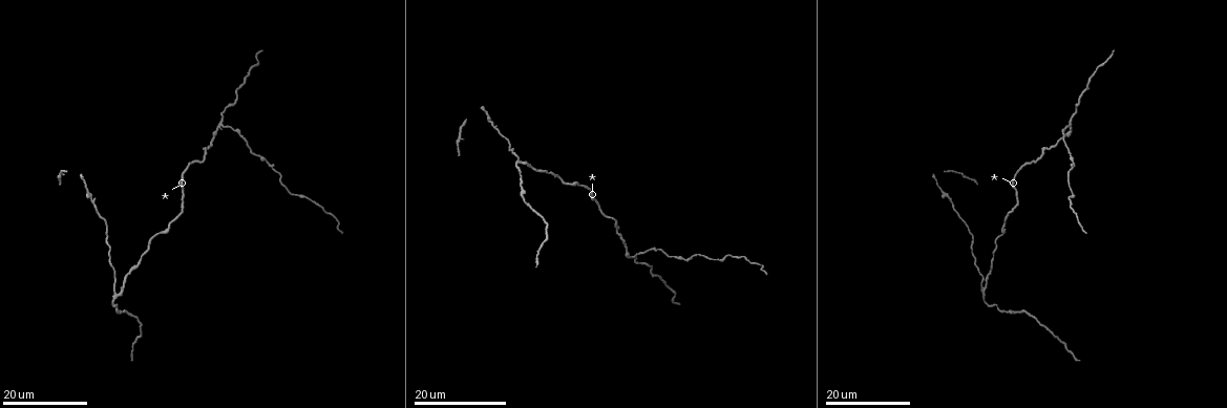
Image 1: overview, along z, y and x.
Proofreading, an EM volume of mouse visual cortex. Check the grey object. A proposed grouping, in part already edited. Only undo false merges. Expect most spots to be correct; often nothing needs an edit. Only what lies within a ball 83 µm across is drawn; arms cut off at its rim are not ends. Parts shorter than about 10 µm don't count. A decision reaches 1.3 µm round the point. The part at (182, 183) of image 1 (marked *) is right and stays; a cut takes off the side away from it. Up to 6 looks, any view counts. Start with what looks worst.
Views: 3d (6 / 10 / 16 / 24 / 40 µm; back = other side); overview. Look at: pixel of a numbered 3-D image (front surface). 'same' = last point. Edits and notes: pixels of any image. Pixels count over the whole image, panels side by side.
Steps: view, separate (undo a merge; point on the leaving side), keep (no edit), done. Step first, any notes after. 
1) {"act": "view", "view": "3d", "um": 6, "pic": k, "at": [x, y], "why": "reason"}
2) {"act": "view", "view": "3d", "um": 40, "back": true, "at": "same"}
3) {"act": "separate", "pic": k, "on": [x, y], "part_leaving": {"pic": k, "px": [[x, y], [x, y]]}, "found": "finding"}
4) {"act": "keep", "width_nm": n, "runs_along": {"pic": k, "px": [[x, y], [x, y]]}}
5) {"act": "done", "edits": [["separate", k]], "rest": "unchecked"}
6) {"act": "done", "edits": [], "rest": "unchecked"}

{"act": "view", "view": "3d", "um": 24, "pic": 1, "at": [220, 125], "why": "two arms at a narrow angle"}

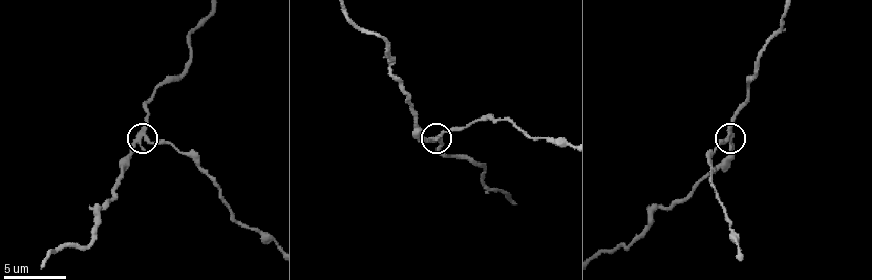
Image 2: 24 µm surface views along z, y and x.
{"act": "view", "view": "3d", "um": 6, "pic": 2, "at": [146, 138], "why": "closer look"}

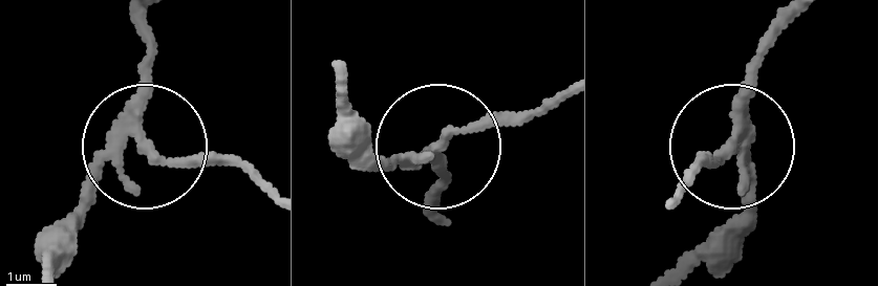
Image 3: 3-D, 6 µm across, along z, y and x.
{"act": "keep", "runs_along": {"pic": 3, "px": [[47, 274], [60, 224], [144, 145], [148, 24]]}, "found": "all the same neuron"}

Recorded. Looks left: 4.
{"act": "view", "view": "3d", "um": 24, "pic": 1, "at": [114, 294], "why": "thin arm on a thick one"}

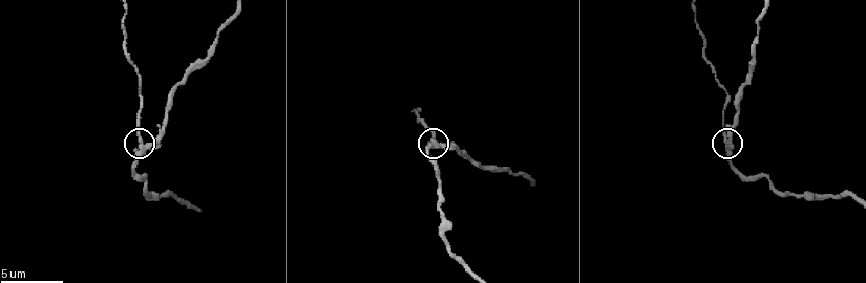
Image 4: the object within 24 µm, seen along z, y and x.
{"act": "view", "view": "3d", "um": 6, "pic": 4, "at": [141, 147]}

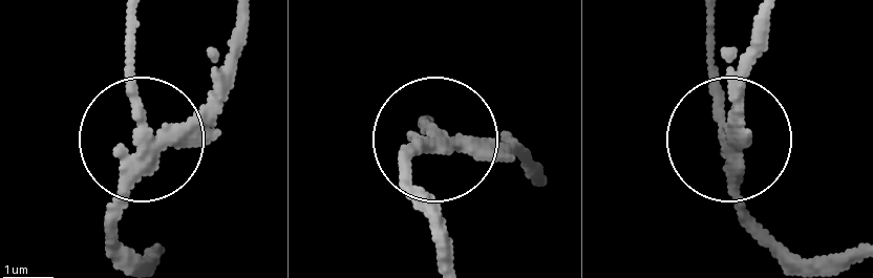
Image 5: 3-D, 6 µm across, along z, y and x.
{"act": "separate", "pic": 5, "on": [127, 62], "side_arm_um": 34, "part_leaving": {"pic": 5, "px": [[142, 129], [130, 21]]}, "found": "two neurons meet here"}

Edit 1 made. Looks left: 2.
{"act": "view", "view": "3d", "um": 6, "pic": 2, "at": [662, 209], "why": "a narrow waist"}

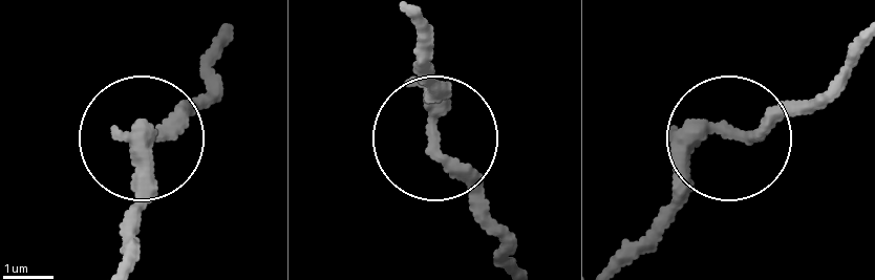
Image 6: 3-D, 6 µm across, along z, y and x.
{"act": "keep", "runs_along": {"pic": 6, "px": [[614, 260], [664, 211], [689, 148], [823, 102]]}, "found": "one neuron here"}

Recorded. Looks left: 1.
{"act": "done", "edits": [["separate", 5]], "rest": "unchecked"}

